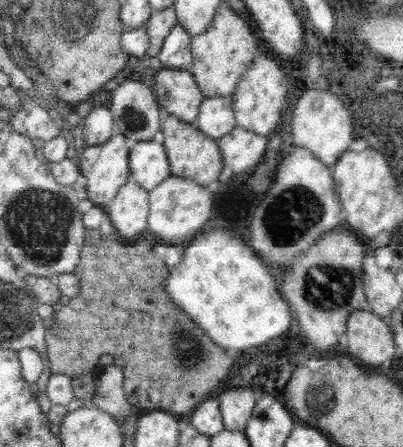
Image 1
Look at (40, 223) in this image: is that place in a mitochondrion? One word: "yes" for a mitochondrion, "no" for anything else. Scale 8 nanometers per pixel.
yes

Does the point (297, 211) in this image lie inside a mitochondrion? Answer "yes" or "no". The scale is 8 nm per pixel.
yes

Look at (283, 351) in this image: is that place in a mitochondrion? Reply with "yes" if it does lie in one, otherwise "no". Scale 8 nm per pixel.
no

